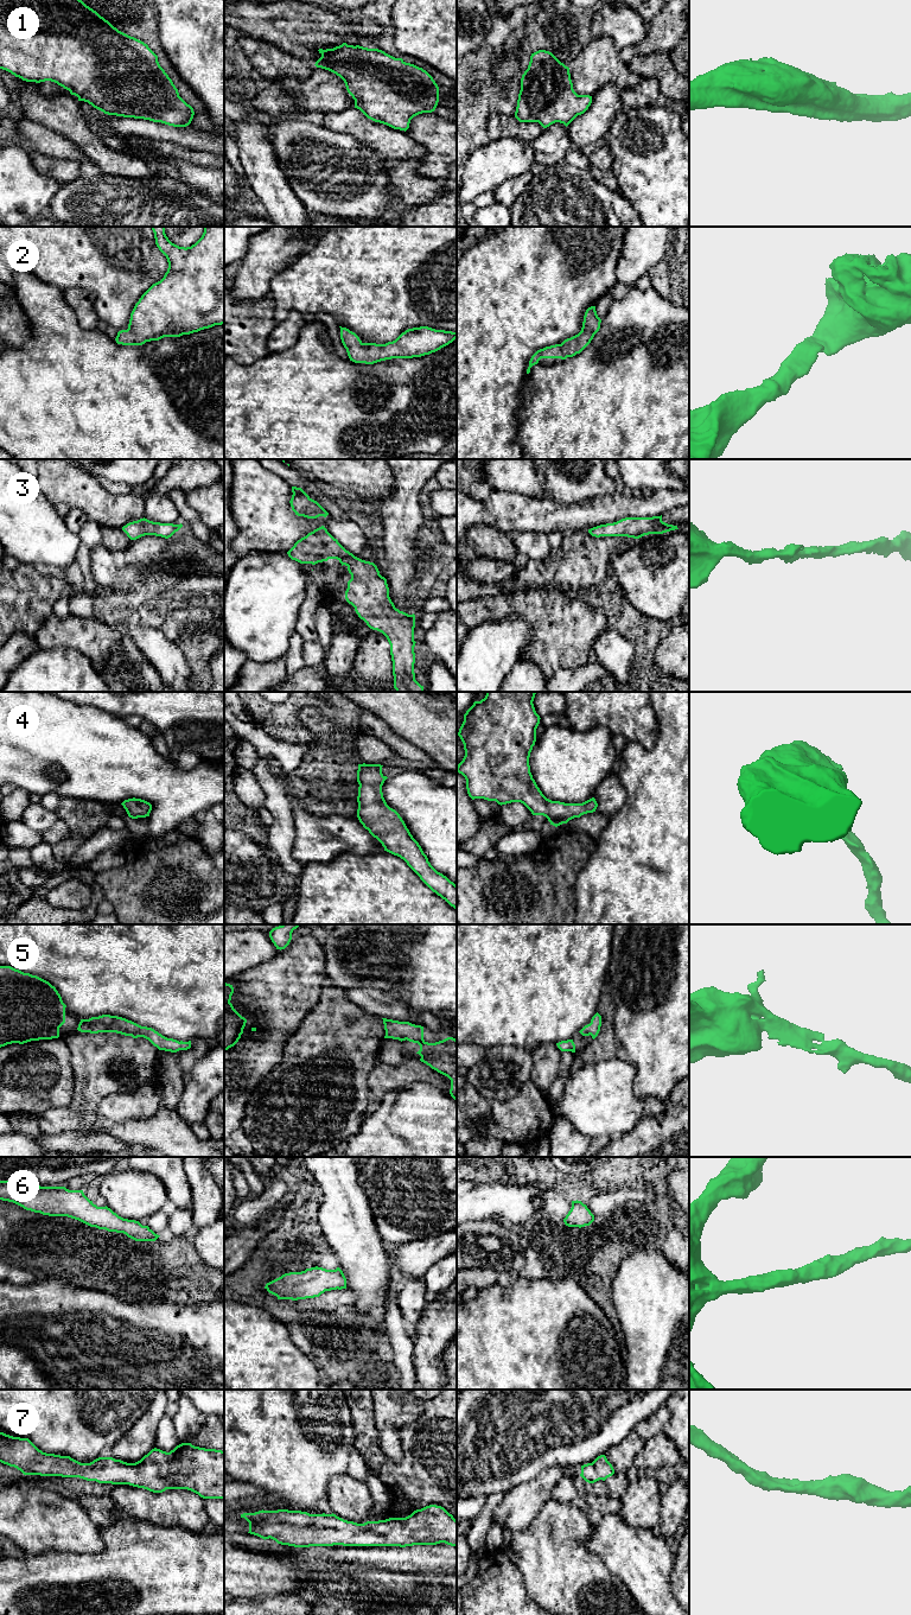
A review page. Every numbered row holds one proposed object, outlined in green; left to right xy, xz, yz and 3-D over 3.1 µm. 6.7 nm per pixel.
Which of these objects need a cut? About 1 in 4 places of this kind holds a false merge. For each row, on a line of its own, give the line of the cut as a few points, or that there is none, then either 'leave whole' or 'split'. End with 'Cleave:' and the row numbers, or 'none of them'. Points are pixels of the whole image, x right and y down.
1: cut none; leave whole
2: cut none; leave whole
3: cut none; leave whole
4: cut none; leave whole
5: cut none; leave whole
6: cut none; leave whole
7: cut none; leave whole
Cleave: none of them

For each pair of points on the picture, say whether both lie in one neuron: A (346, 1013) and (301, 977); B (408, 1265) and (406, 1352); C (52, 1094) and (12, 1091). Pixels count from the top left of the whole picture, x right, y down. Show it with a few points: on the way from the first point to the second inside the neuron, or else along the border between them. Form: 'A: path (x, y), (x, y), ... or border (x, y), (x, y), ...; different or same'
A: border (327, 984), (322, 989), (319, 1002), (305, 1016); different
B: border (394, 1252), (396, 1265), (405, 1278); different
C: path (43, 1091), (21, 1091); same

